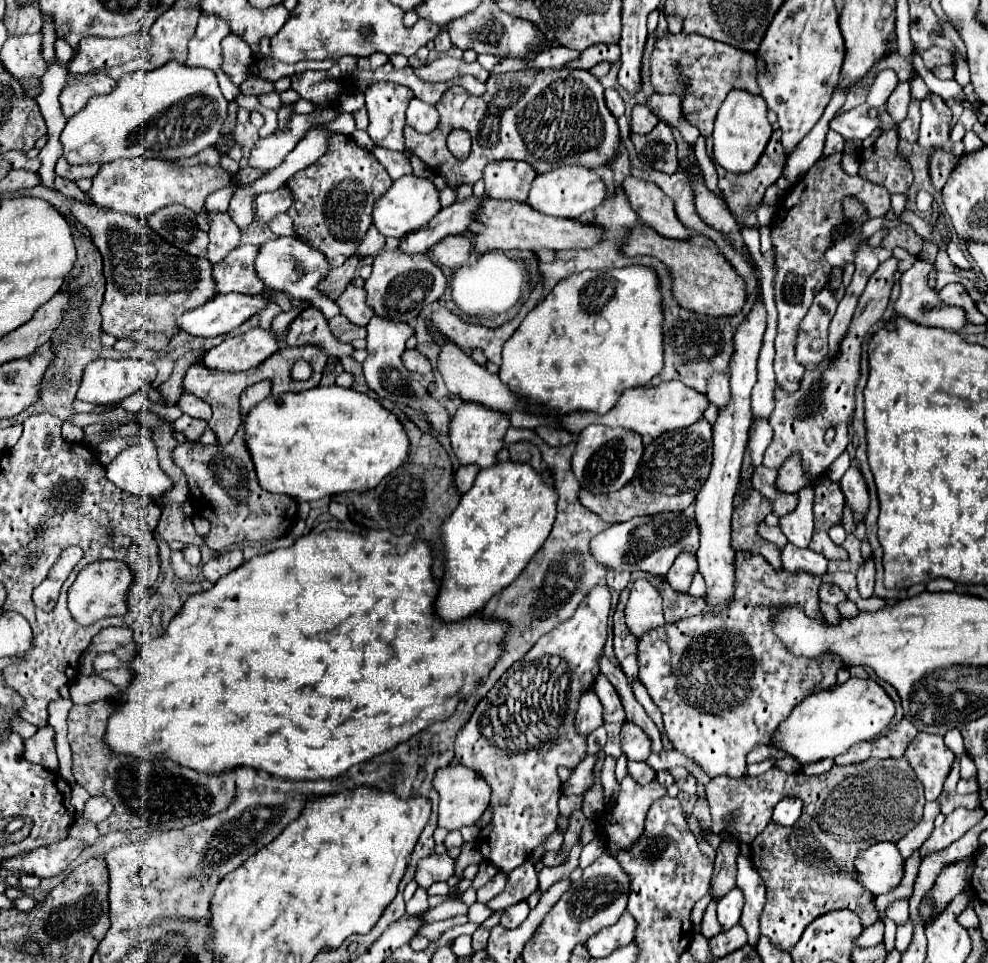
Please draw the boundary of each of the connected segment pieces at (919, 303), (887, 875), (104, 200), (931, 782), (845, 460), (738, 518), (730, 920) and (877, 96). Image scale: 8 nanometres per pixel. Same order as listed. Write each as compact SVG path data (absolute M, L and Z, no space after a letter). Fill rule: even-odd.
M917 261L909 271L903 273L901 277L901 295L895 301L895 315L903 315L915 323L927 325L927 327L943 327L949 331L961 331L969 321L967 321L967 313L965 309L957 307L957 305L947 305L941 301L939 293L927 285L927 275L933 269L931 263L927 261Z
M877 843L857 857L857 875L873 895L889 893L899 887L905 875L905 861L895 843Z
M135 157L123 161L113 161L109 165L101 165L99 173L93 177L93 187L89 189L89 197L95 205L119 213L127 213L133 217L149 219L159 209L179 203L189 207L195 213L201 213L205 199L223 187L229 187L229 175L221 167L189 167L189 169L175 169L171 161L165 159L146 159Z
M917 733L905 751L905 759L915 769L919 781L925 787L925 799L933 801L941 795L943 783L955 763L955 755L943 743L943 737Z
M845 451L845 453L841 453L841 455L831 463L828 472L829 479L835 481L835 483L839 483L845 474L845 471L849 469L849 465L851 465L851 457L849 457L849 453Z
M753 491L747 497L747 501L733 511L731 545L735 551L749 551L755 555L763 555L773 565L773 569L781 569L781 551L757 533L757 527L769 513L771 513L769 501L761 493Z
M733 887L725 897L721 897L721 901L717 905L717 919L723 925L723 931L731 929L739 921L743 903L745 903L745 897L743 897L741 889L737 889L737 887Z
M885 69L885 71L881 71L881 73L877 75L877 79L875 79L871 91L869 91L867 103L869 103L871 107L879 107L879 105L883 105L883 103L887 101L887 97L891 95L891 91L895 89L897 81L899 81L899 79L897 79L897 73L895 73L893 69Z

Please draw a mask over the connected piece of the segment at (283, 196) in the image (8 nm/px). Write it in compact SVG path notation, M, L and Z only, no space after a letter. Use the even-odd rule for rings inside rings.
M285 187L273 193L261 193L261 197L257 197L257 223L261 227L267 227L267 223L271 223L273 217L287 211L289 205L291 205L291 193Z

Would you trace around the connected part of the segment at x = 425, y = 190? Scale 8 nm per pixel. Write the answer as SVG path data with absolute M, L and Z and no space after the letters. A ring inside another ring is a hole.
M403 175L401 179L393 181L391 189L377 201L377 205L373 209L373 225L385 237L401 239L403 235L425 227L437 215L437 211L441 211L441 201L439 201L439 191L433 185L433 181L427 177Z

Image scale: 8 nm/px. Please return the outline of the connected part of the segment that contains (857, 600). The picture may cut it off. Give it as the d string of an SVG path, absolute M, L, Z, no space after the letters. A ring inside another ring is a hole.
M845 591L845 595L849 597L849 601L853 601L861 611L875 612L877 609L881 609L886 606L884 599L880 599L877 595L869 597L869 599L861 599L857 591Z

